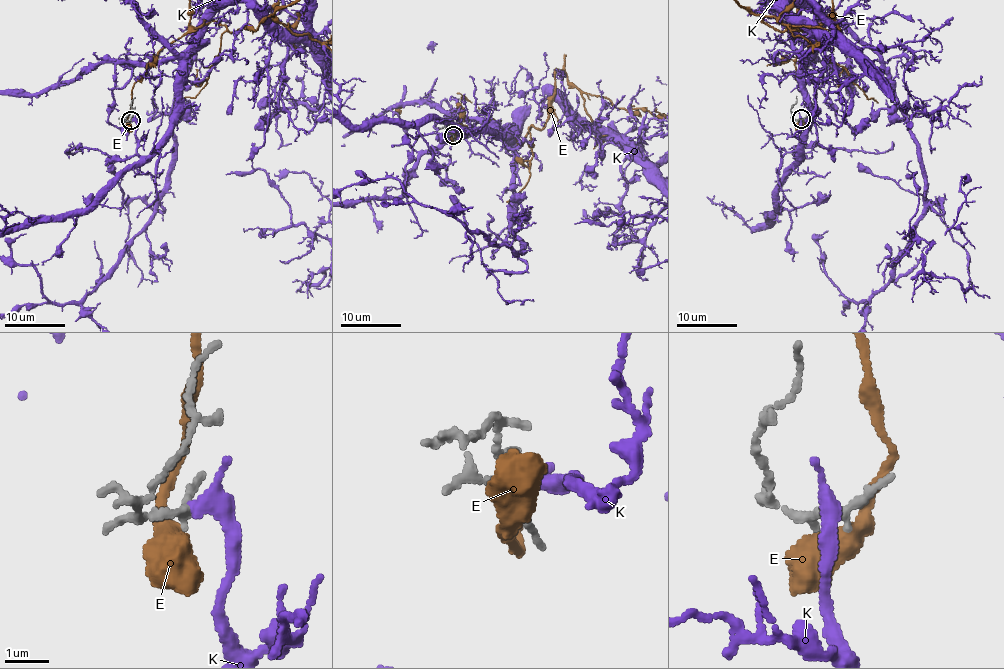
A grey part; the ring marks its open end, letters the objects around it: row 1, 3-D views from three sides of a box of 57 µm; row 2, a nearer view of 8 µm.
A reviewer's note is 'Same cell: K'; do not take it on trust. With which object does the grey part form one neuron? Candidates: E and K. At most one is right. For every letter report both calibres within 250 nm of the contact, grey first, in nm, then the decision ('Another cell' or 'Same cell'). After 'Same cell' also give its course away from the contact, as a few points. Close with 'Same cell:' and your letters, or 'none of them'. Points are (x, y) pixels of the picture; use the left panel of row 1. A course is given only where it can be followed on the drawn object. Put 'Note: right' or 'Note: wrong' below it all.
E: Thickness 180 nm (grey) against 480 nm. Another cell
K: Thickness 190 nm (grey) against 320 nm. Same cell
Same cell: K
Note: right

